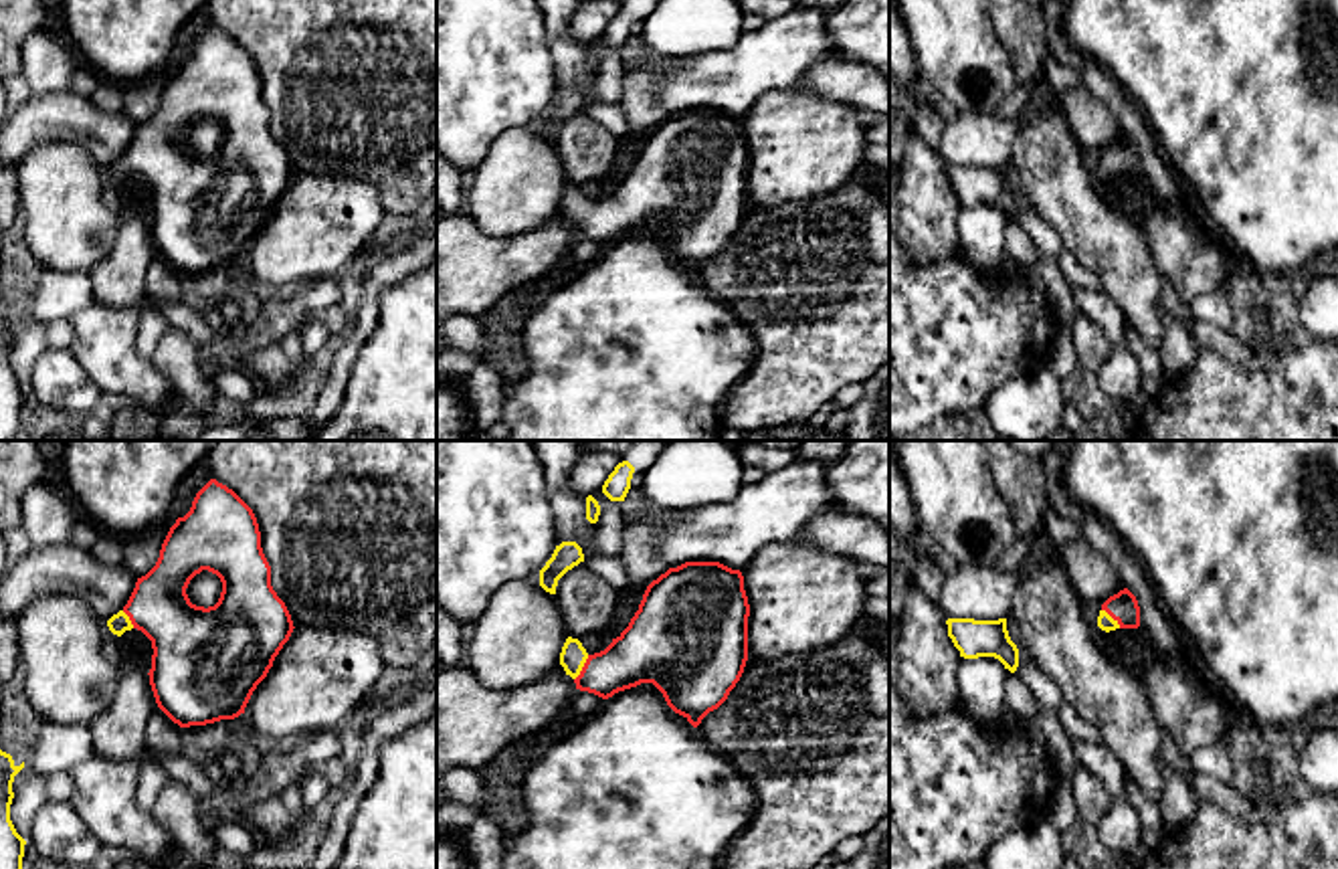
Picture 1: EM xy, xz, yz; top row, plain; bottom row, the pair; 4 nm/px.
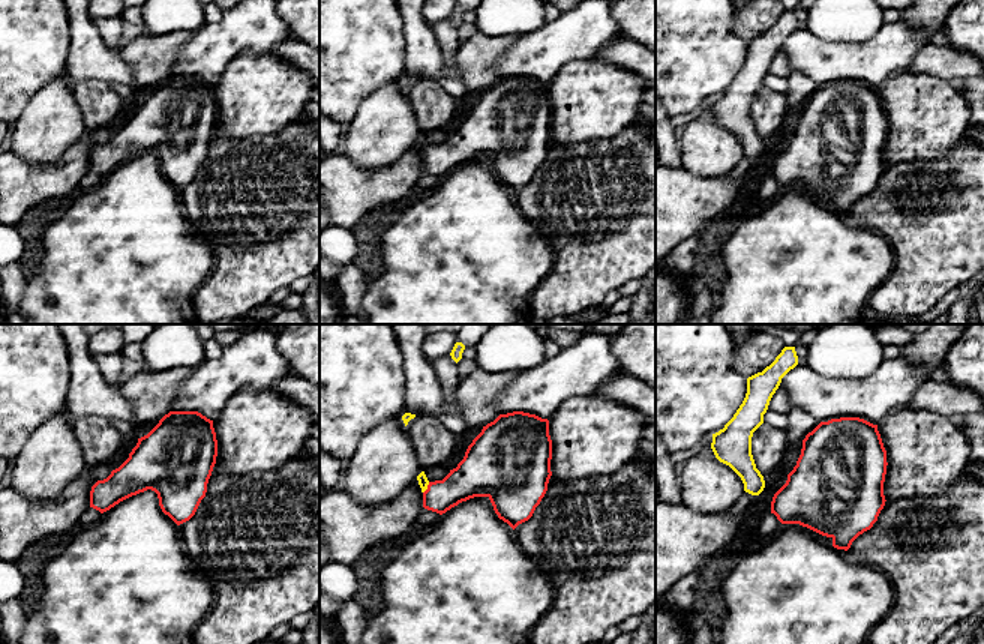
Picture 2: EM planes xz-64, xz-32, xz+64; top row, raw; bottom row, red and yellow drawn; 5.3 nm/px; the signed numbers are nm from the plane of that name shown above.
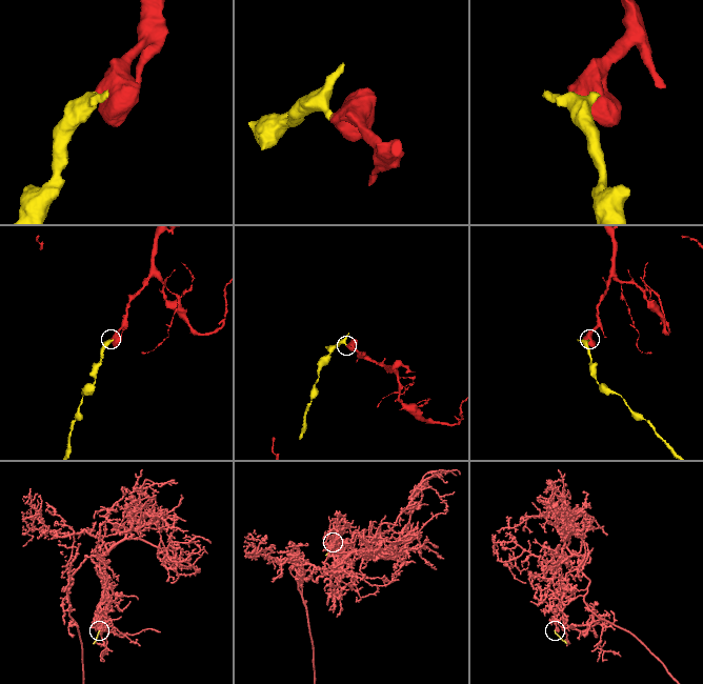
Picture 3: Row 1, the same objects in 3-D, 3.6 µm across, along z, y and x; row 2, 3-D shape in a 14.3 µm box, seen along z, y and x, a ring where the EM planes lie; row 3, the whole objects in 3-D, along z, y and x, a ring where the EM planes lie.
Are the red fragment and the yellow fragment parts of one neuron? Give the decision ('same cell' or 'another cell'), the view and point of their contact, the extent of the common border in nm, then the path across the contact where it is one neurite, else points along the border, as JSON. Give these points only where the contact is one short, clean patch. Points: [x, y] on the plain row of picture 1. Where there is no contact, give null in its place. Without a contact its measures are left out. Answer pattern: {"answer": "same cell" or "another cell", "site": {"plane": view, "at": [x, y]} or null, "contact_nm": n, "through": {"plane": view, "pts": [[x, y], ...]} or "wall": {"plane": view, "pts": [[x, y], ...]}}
{"answer": "same cell", "site": {"plane": "xz", "at": [583, 215]}, "contact_nm": 120, "through": {"plane": "xz", "pts": [[643, 201], [619, 215], [583, 215], [572, 205]]}}

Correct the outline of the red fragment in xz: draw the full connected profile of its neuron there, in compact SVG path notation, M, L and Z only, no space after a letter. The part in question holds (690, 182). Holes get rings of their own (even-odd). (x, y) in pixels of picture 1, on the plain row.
M685 109L647 133L629 174L604 198L588 202L578 186L568 184L560 212L574 226L576 236L602 247L641 230L653 230L667 253L697 275L728 247L744 220L748 164L750 152L740 117L720 109Z

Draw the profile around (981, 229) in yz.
M994 204L964 206L956 214L956 240L960 257L986 279L1015 273L1007 257L1009 218Z

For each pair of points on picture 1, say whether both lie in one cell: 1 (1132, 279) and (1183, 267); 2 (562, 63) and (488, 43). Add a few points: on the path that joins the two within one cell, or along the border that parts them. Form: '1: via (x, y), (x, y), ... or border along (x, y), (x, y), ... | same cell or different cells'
1: border along (1138, 231), (1163, 279) | different cells
2: border along (542, 21), (548, 33), (556, 91) | different cells

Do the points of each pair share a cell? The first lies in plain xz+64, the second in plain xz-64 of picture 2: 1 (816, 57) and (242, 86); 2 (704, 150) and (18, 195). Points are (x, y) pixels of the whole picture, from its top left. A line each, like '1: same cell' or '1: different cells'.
1: different cells
2: different cells

